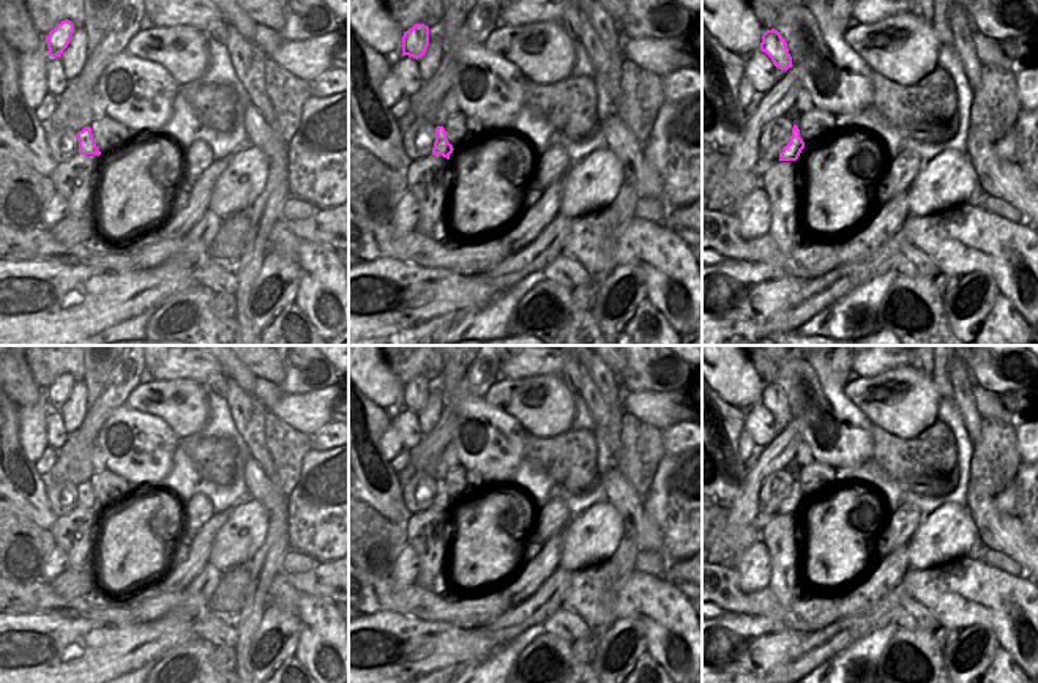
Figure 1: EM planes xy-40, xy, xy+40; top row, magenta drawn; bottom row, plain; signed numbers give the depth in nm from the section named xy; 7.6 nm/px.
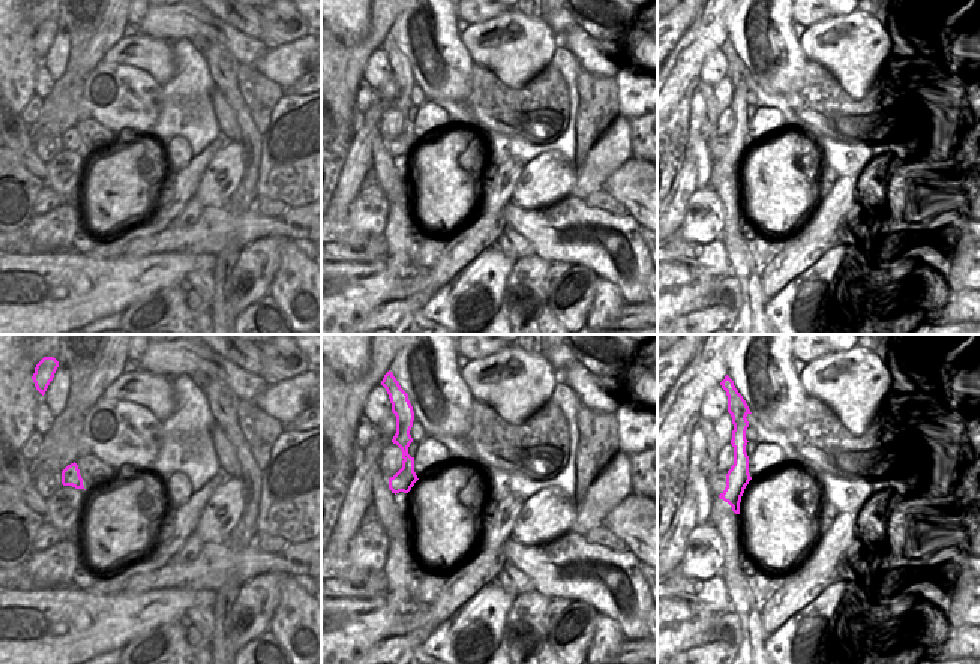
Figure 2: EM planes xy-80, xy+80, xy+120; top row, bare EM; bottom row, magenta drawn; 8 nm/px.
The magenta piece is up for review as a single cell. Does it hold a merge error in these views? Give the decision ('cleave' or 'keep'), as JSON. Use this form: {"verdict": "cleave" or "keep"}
{"verdict": "cleave"}

